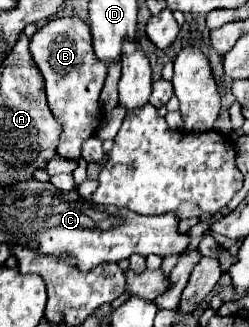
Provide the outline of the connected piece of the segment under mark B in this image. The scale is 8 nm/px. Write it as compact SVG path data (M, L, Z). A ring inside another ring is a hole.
M56 17L44 23L30 39L30 55L44 77L48 107L64 127L58 155L78 159L82 143L98 131L98 125L105 116L100 106L100 91L108 65L96 59L92 51L90 27L80 17Z

